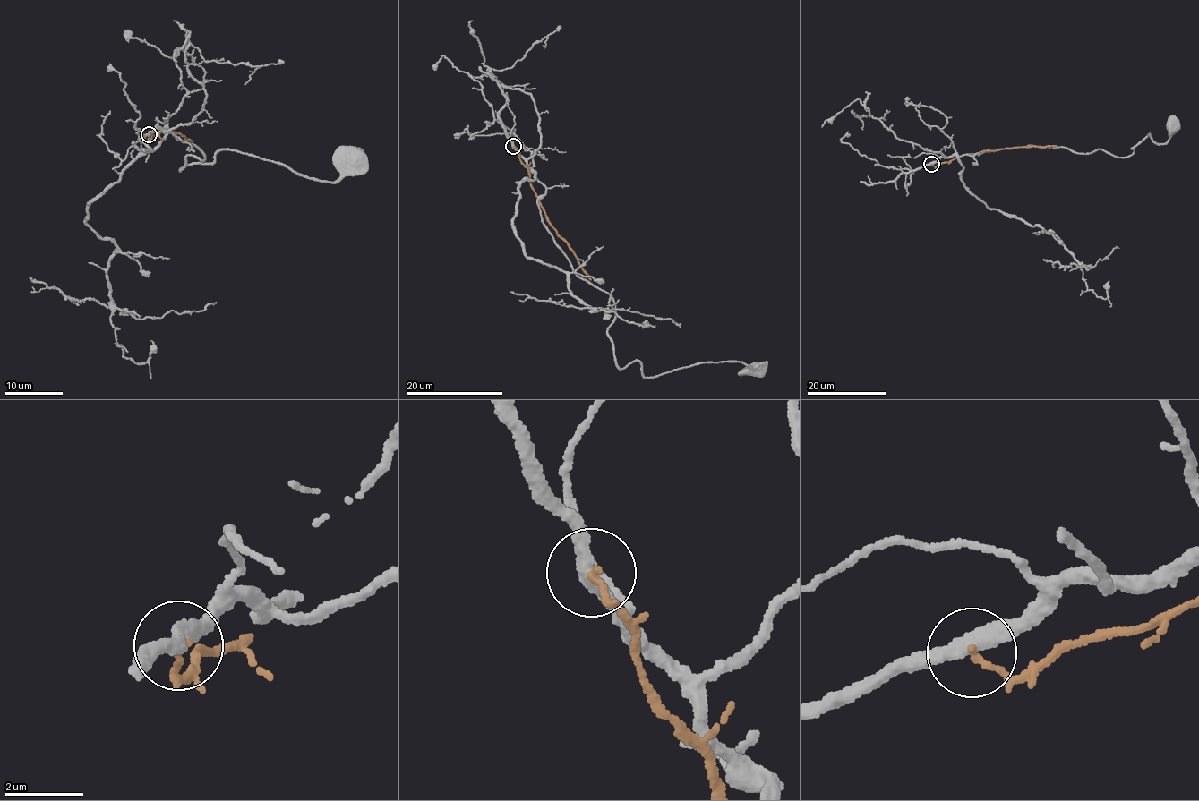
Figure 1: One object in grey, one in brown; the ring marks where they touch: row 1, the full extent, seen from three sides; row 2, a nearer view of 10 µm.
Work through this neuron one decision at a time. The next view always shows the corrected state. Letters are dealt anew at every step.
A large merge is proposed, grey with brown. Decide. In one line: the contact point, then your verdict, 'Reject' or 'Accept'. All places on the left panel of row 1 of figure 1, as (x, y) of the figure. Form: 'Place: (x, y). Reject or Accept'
Place: (149, 134). Reject

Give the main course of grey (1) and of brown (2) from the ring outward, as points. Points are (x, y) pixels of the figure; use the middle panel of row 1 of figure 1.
1: (513, 146), (545, 189), (554, 242), (611, 297), (620, 369), (757, 370)
2: (513, 146), (527, 170), (548, 222), (591, 279)

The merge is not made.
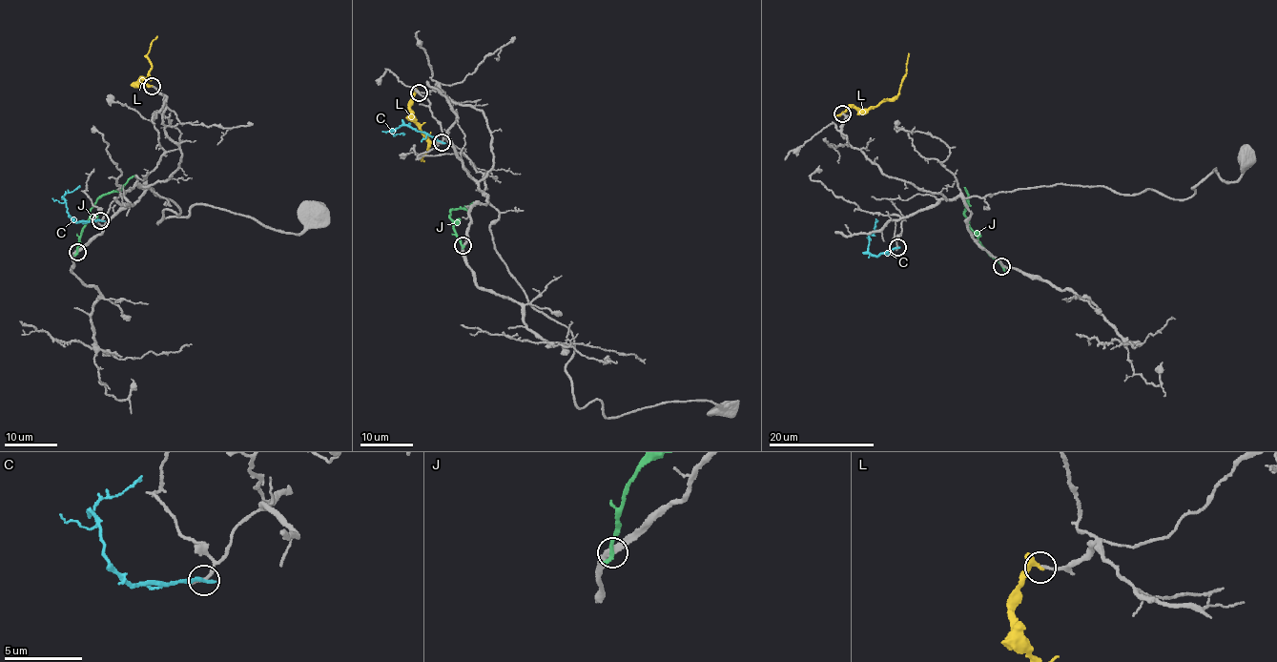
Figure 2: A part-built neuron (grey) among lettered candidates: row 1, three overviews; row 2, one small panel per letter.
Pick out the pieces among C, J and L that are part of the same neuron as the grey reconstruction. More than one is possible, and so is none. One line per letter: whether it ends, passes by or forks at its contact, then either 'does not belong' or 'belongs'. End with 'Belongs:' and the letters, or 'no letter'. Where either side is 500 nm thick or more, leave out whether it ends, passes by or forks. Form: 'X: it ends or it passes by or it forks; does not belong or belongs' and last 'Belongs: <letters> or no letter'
C: it ends; does not belong
J: it ends; does not belong
L: it passes by; does not belong
Belongs: no letter

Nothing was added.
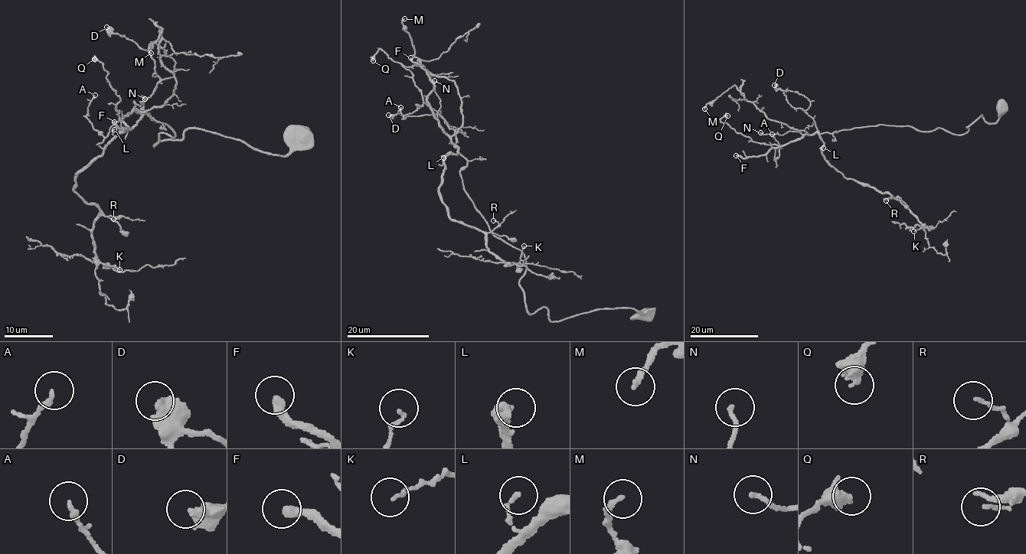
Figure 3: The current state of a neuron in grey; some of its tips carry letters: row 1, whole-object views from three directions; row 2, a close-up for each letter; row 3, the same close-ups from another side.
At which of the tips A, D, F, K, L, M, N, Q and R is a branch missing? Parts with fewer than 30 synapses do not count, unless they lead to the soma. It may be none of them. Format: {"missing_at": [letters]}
{"missing_at": ["F"]}

